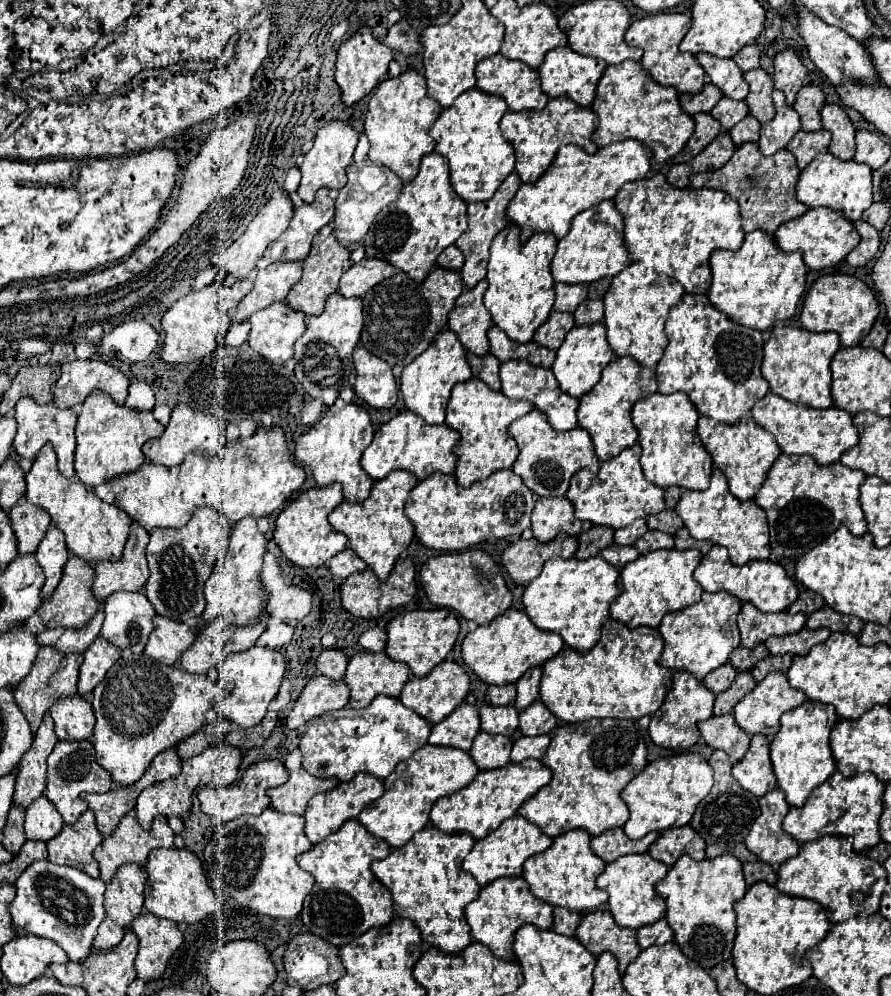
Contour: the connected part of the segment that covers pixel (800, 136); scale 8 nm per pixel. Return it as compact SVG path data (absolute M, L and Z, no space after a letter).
M800 130L786 146L786 150L790 150L796 156L796 164L800 170L804 170L812 158L826 150L830 144L830 132L828 130L818 130L818 132L804 132Z

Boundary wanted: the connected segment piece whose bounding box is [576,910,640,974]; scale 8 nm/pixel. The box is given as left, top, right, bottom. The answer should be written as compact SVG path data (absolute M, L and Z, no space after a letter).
M608 910L588 912L578 926L576 940L582 942L594 956L600 956L602 952L614 954L620 974L624 974L626 966L640 954L636 930L620 928Z

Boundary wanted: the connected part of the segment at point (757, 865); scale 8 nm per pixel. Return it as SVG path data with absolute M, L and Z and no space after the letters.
M756 860L756 862L748 862L744 864L744 876L746 876L746 884L752 886L756 882L768 882L768 884L776 884L776 872L772 866L766 866L764 862Z

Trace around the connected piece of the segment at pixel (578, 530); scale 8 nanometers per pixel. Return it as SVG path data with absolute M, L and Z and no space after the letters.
M540 498L532 510L532 532L540 542L550 542L560 532L576 538L590 526L588 522L576 520L568 498Z

